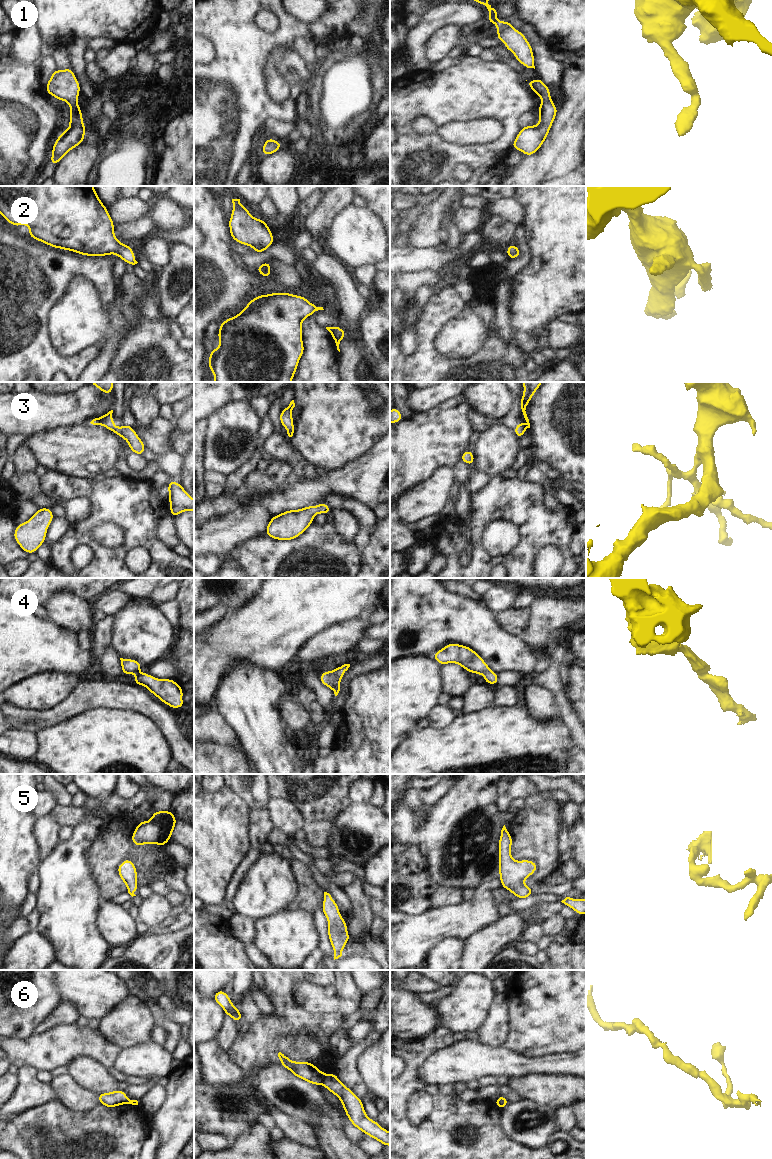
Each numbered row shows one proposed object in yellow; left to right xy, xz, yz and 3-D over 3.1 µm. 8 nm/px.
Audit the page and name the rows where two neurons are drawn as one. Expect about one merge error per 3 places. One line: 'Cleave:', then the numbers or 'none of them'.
Cleave: 6

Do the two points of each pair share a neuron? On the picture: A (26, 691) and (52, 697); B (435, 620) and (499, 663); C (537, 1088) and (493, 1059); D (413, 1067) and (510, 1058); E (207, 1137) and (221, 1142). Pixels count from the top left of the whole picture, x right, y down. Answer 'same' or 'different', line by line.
A: same
B: same
C: different
D: different
E: same

